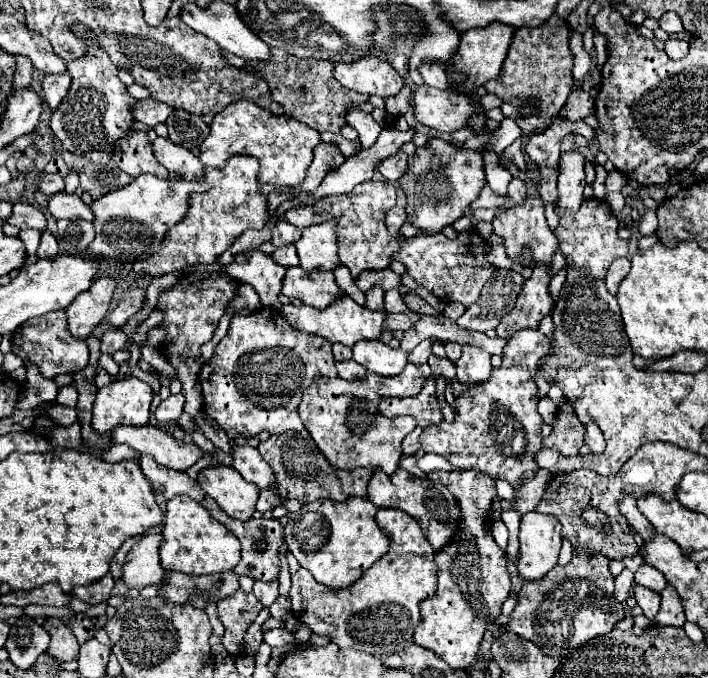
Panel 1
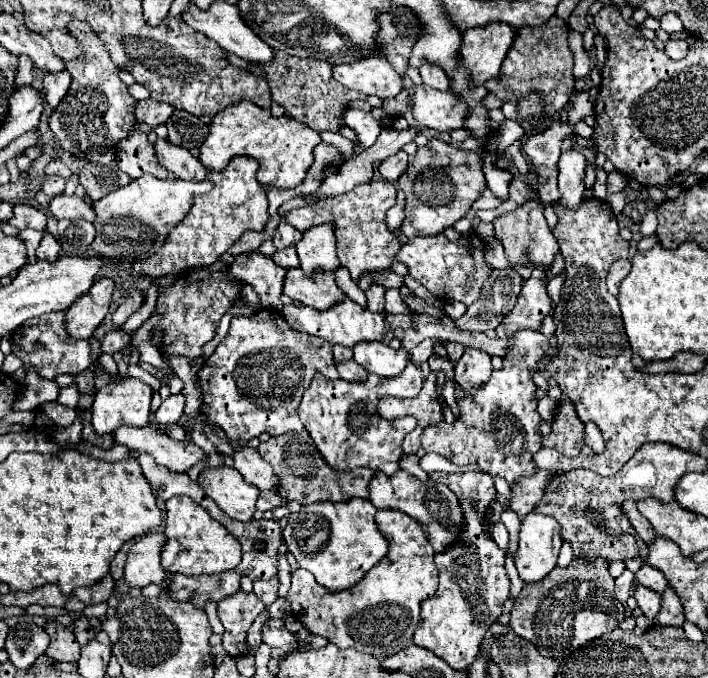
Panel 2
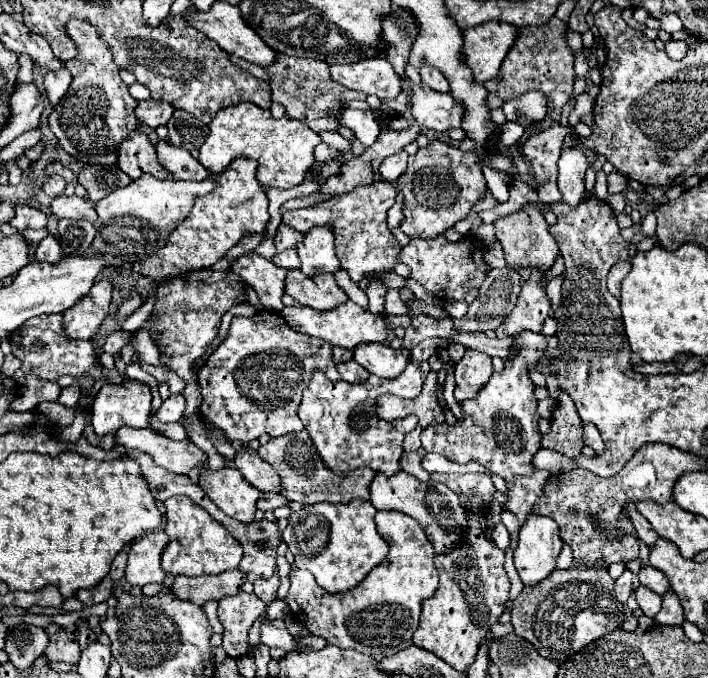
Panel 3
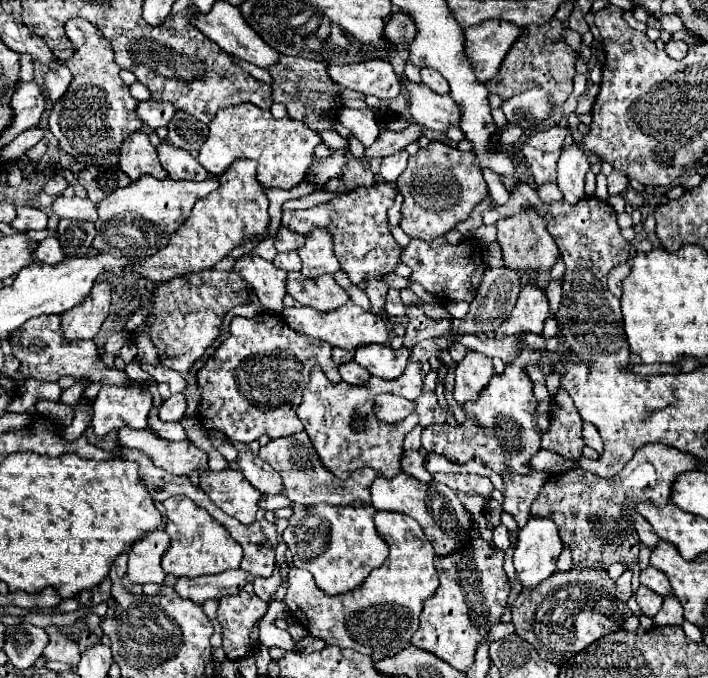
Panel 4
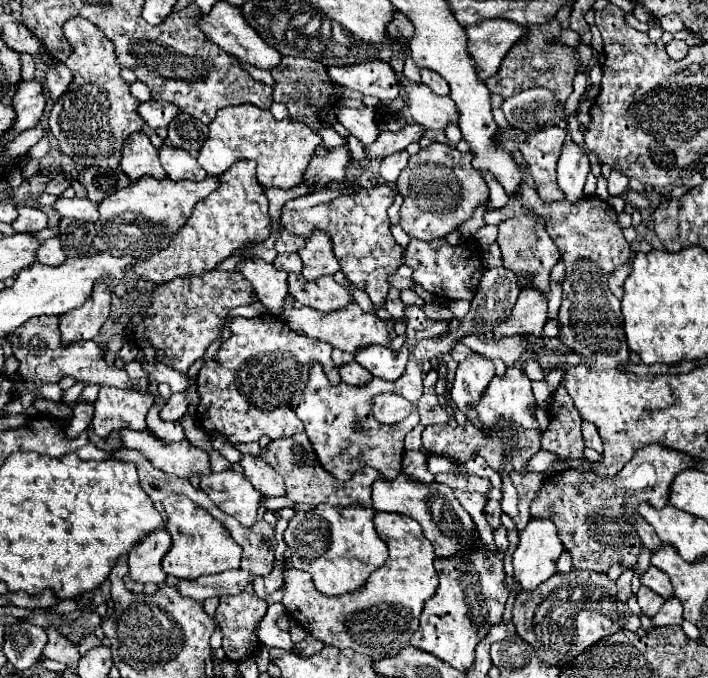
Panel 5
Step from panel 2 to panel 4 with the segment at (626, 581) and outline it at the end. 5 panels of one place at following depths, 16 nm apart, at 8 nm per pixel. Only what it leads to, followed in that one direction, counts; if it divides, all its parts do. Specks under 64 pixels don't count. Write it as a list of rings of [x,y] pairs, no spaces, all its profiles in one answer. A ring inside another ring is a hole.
[[[624,570],[624,574],[616,580],[616,598],[618,598],[620,602],[626,602],[626,600],[632,596],[630,580],[632,580],[632,570]]]

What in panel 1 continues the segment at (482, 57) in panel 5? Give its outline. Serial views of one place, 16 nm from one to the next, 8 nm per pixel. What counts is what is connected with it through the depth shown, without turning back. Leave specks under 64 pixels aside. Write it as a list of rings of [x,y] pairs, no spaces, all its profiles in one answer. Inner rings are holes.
[[[492,22],[484,28],[472,28],[472,30],[466,30],[462,34],[462,42],[460,42],[460,48],[454,56],[454,64],[456,68],[454,70],[462,70],[466,72],[466,86],[472,90],[472,88],[478,88],[482,84],[486,84],[488,80],[496,78],[500,74],[500,66],[506,58],[506,52],[510,48],[510,42],[512,42],[512,36],[514,36],[514,28],[508,26],[508,24],[502,24],[502,22]]]

